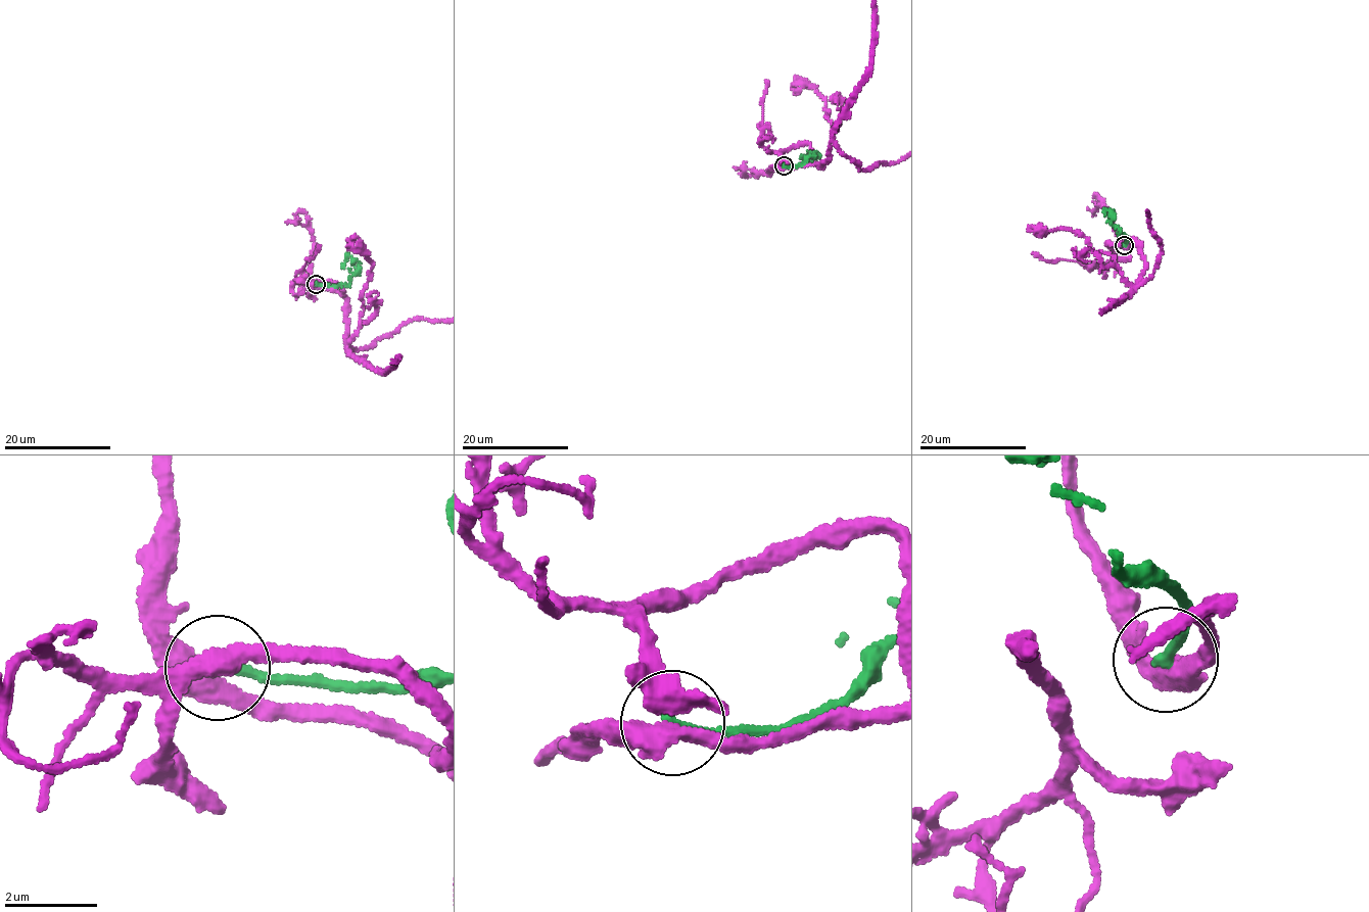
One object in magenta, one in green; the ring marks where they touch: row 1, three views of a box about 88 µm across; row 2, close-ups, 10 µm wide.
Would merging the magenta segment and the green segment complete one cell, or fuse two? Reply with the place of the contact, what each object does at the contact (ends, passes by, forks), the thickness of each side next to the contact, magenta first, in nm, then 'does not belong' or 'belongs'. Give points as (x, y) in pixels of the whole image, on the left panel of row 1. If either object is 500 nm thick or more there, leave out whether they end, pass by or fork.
at (316, 284); magenta passes by; green ends there; 440 nm thick on the magenta side, 240 nm on the other; does not belong

